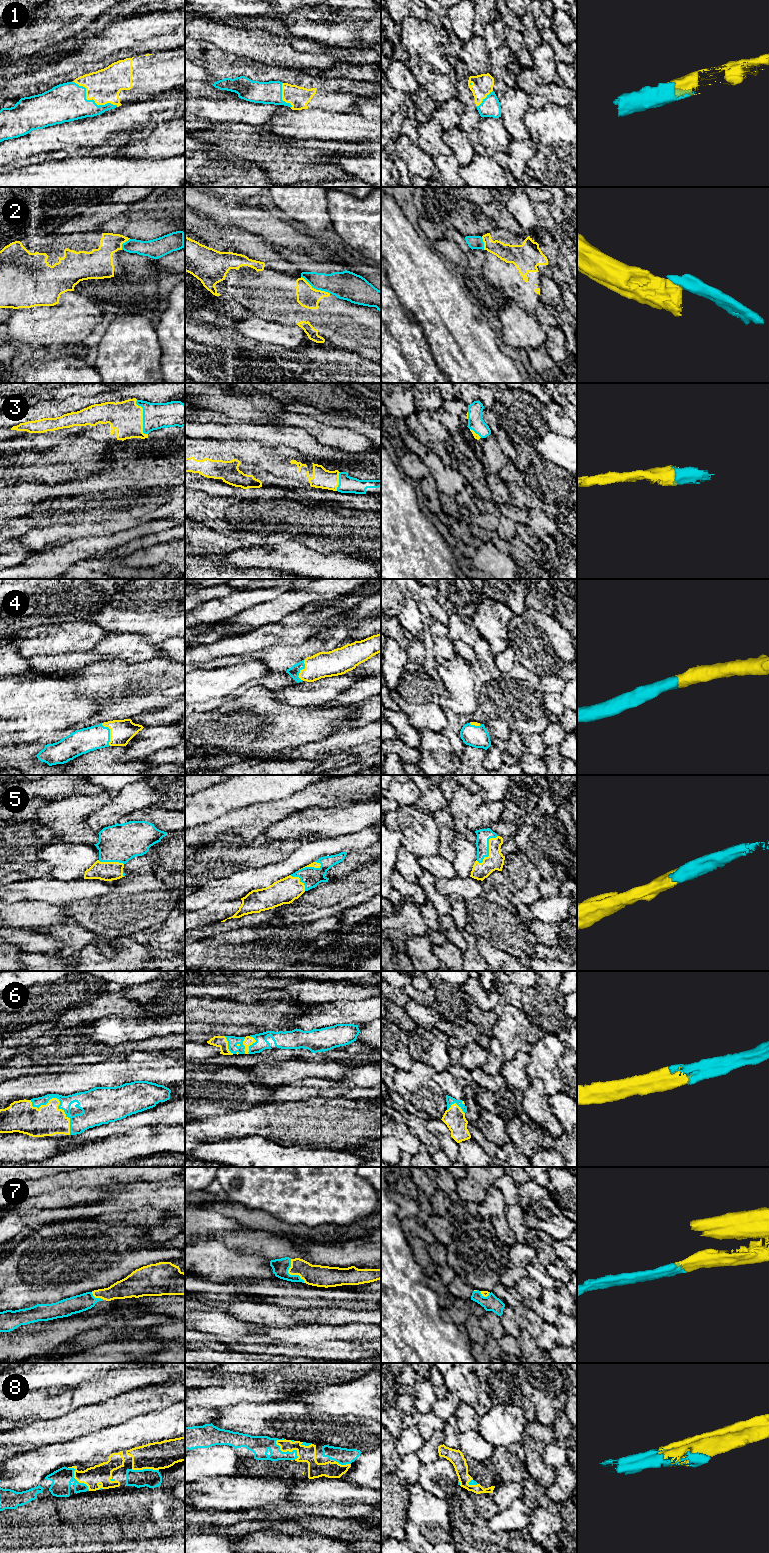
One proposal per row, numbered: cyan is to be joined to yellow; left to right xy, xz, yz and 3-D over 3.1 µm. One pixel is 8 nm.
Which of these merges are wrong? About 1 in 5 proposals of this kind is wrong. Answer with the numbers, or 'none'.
2

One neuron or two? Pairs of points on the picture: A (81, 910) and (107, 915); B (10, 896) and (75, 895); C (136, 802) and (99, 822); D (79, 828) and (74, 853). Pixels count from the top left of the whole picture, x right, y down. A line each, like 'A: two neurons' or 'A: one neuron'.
A: one neuron
B: one neuron
C: one neuron
D: two neurons

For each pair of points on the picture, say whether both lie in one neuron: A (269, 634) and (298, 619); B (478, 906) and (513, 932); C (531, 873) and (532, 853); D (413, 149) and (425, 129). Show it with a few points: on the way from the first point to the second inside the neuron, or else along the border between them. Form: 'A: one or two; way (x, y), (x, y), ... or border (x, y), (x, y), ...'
A: one; way (276, 633), (285, 632), (291, 626)
B: one; way (487, 915), (504, 930)
C: two; border (519, 850), (533, 863), (543, 878)
D: two; border (416, 142), (434, 158)

